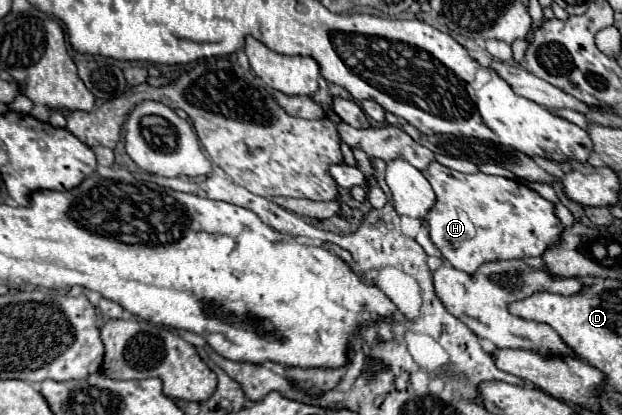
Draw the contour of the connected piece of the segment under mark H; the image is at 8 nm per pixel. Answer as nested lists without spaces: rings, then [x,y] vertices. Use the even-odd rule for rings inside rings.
[[[432,162],[424,170],[424,176],[436,192],[436,204],[424,216],[430,226],[430,240],[454,268],[464,270],[468,274],[472,274],[484,262],[492,262],[492,260],[542,256],[542,250],[546,250],[550,242],[558,242],[558,234],[562,234],[564,230],[562,222],[556,216],[554,204],[544,200],[538,192],[530,190],[528,186],[516,180],[508,180],[504,176],[488,176],[482,172],[462,174],[438,162]]]

